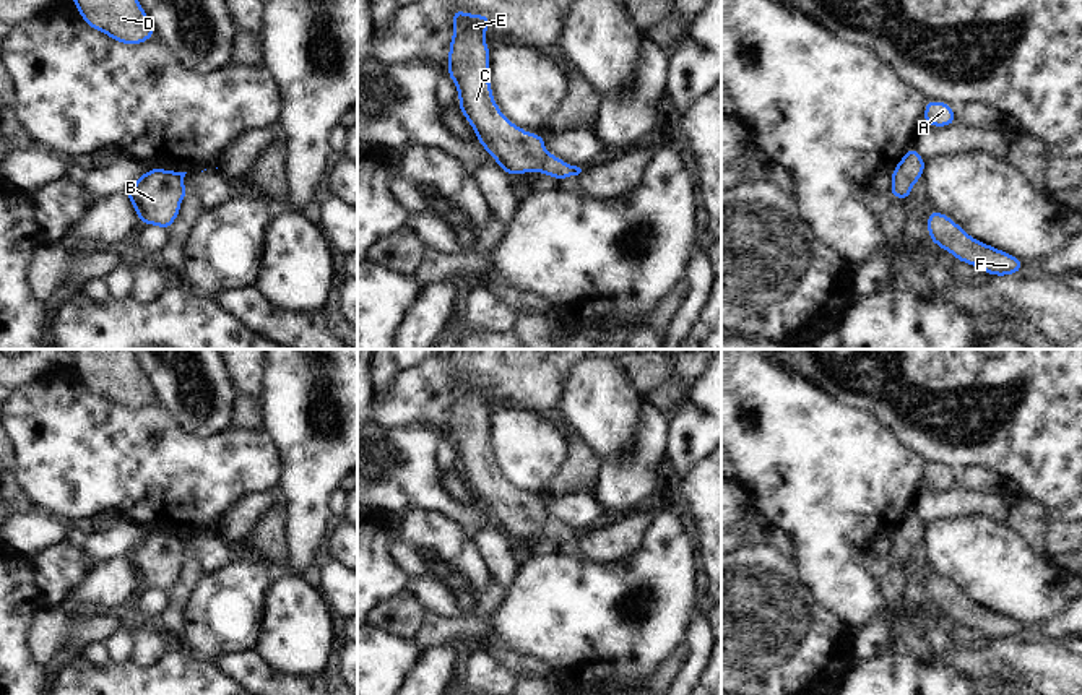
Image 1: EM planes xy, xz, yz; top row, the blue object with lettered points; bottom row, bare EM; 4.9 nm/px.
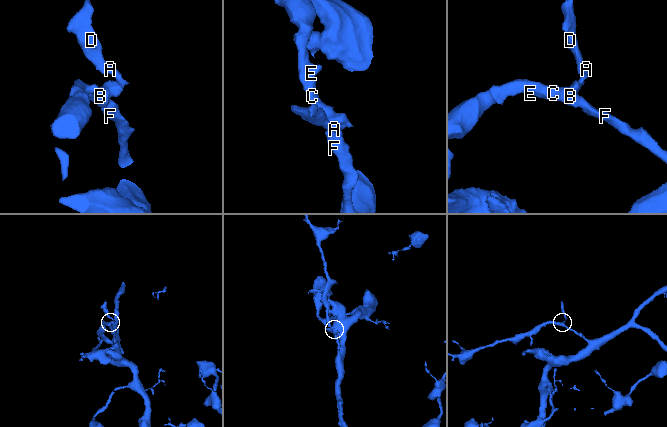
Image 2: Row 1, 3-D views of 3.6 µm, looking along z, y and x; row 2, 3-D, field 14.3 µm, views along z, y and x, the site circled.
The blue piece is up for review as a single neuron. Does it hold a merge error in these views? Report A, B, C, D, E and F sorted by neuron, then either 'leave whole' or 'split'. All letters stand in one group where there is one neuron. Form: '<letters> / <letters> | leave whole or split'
A D / B C E F | split

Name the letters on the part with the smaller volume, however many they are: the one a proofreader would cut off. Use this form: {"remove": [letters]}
{"remove": ["A", "D"]}

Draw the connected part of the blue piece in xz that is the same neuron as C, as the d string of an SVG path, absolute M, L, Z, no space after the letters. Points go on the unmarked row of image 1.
M452 373L455 395L448 411L447 438L460 460L458 473L474 492L478 507L510 539L539 536L547 521L546 500L530 497L504 481L489 447L489 417L484 398L492 383Z

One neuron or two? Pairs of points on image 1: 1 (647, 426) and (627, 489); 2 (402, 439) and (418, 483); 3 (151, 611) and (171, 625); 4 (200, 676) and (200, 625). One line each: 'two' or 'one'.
1: one
2: one
3: two
4: two

